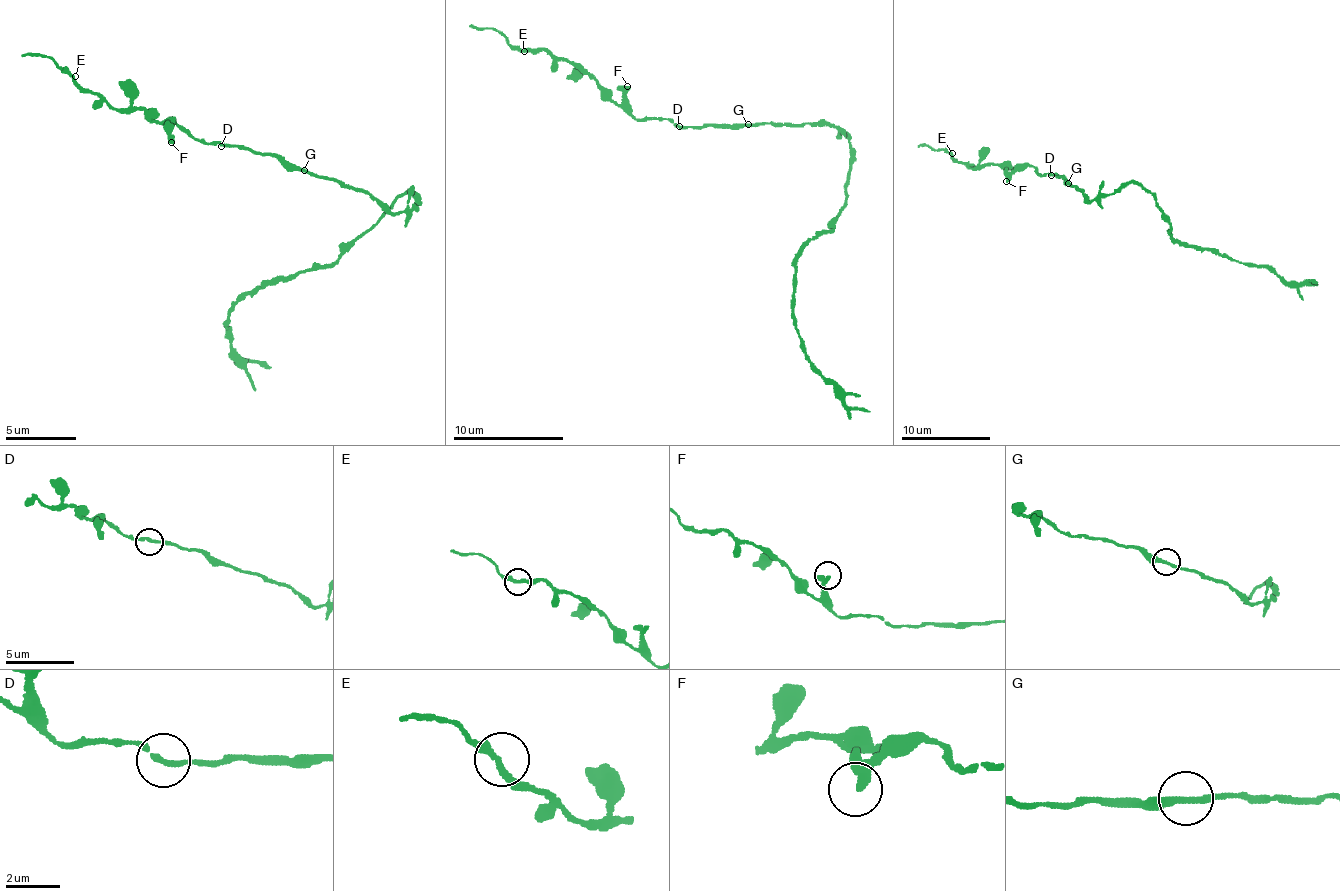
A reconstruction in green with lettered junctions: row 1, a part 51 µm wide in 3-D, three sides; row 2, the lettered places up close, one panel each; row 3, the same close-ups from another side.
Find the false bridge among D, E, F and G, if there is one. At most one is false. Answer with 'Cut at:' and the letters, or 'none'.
Cut at: G

